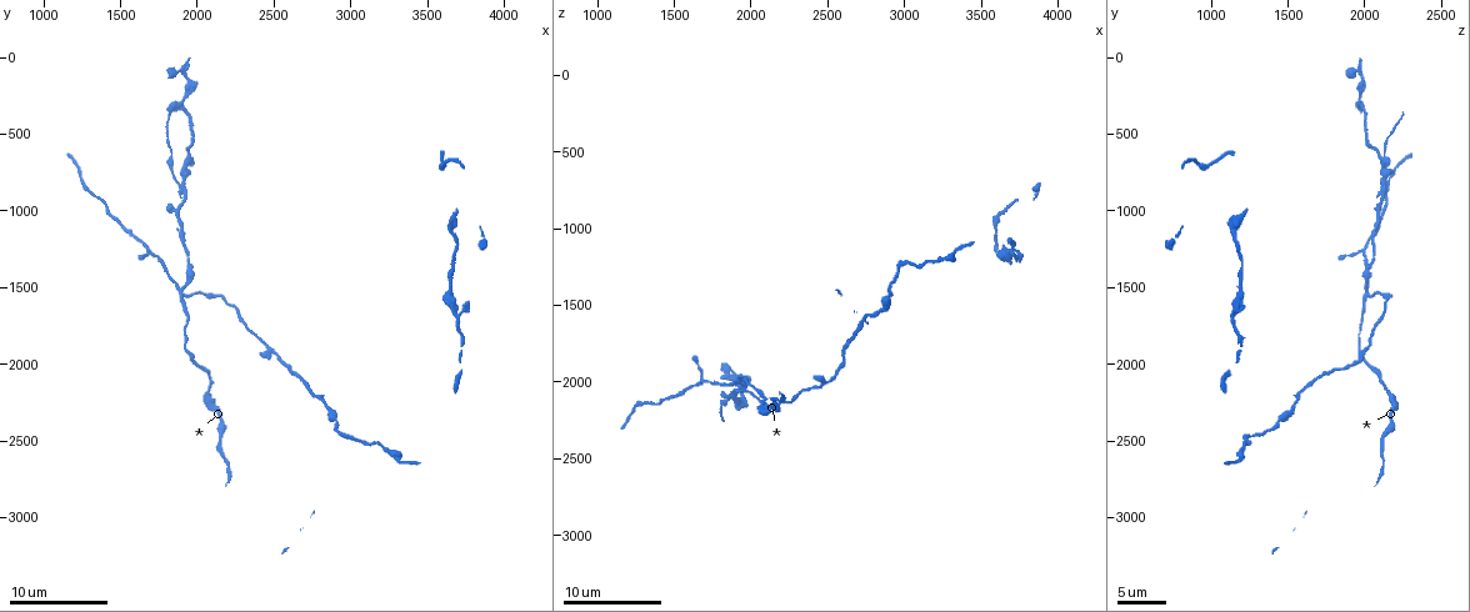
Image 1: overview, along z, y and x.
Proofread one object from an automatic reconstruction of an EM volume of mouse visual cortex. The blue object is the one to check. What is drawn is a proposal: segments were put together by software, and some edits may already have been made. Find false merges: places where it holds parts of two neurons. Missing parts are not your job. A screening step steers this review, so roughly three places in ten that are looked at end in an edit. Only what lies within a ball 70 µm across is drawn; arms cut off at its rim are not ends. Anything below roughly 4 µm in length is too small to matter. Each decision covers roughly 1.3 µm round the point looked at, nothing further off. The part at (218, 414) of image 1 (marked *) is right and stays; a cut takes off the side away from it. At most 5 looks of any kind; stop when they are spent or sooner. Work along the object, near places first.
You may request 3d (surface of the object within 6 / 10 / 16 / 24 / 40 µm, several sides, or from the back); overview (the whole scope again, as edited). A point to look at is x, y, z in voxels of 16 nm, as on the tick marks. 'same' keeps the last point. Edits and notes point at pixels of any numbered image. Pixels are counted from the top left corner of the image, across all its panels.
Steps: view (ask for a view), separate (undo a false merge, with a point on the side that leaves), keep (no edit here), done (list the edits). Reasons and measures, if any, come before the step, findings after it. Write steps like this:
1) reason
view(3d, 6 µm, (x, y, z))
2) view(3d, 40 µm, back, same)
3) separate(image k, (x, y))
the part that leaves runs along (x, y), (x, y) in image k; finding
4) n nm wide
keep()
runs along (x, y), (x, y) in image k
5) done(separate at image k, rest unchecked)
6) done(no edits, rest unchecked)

thin neck
view(3d, 6 µm, (2520, 1960, 1980))

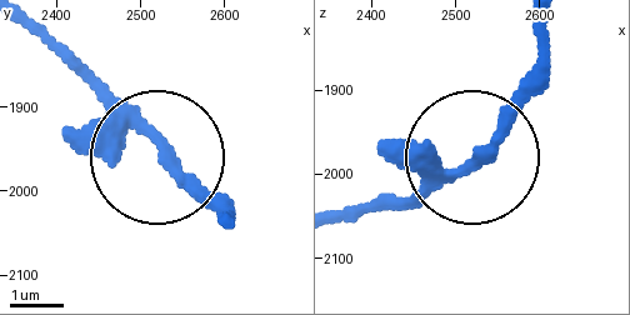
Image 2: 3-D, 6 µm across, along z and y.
keep()
continuous, no second neuron

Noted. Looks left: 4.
four arms meet
view(3d, 16 µm, (1920, 1560, 2040))

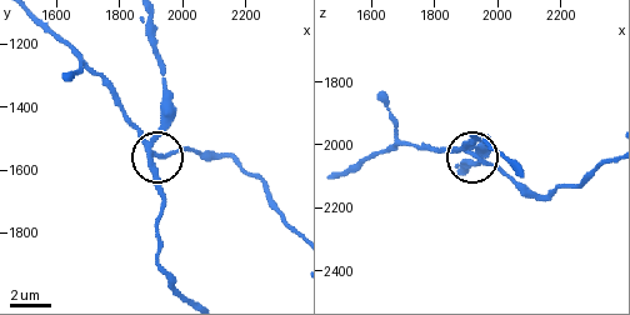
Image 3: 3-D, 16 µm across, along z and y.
zoom in
view(3d, 6 µm, (1930, 1550, 2030))

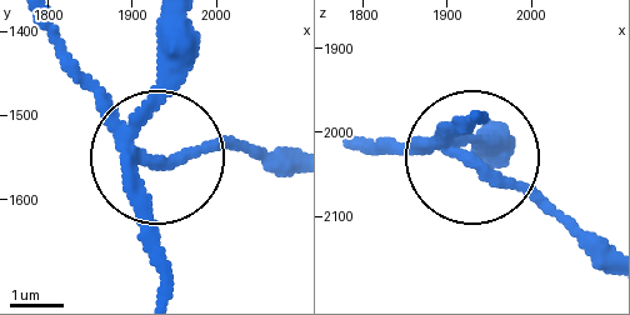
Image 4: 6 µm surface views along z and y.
4 arms
separate(image 4, (190, 155))
the part that leaves runs along (131, 143), (288, 161) in image 4; a second neuron is stuck on

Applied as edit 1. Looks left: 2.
redraw
view(overview)

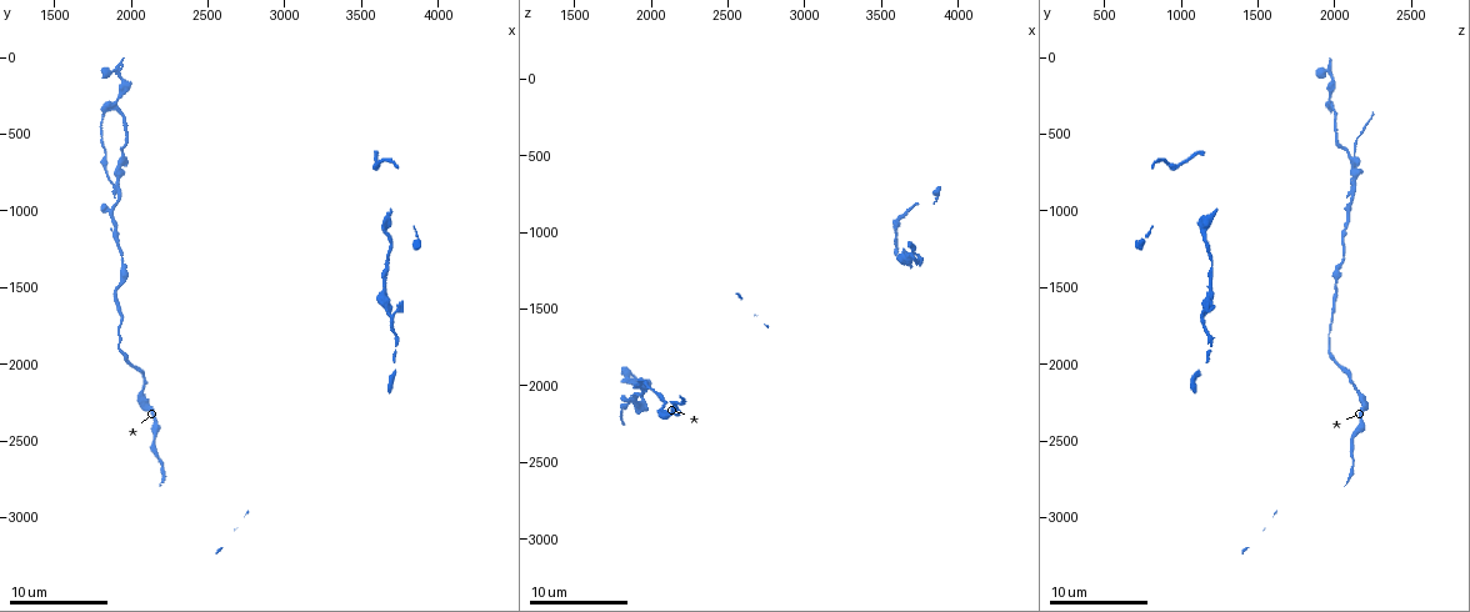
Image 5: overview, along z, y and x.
side arm on a straight run
view(3d, 10 µm, (1900, 820, 2100))

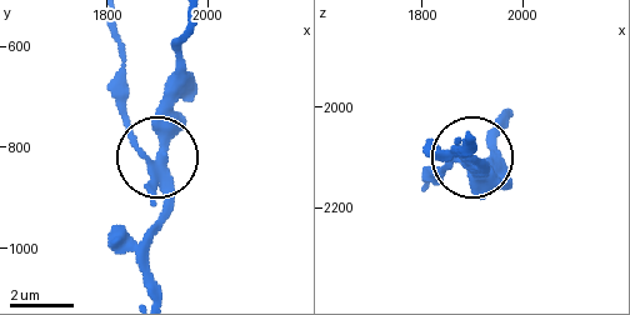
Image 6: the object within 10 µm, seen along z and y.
side arm 9 µm
separate(image 6, (128, 129))
the part that leaves runs along (154, 164), (121, 103), (114, 21) in image 6; two neurons meet here

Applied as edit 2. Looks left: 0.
done(separate at image 4, separate at image 6, rest unchecked)

